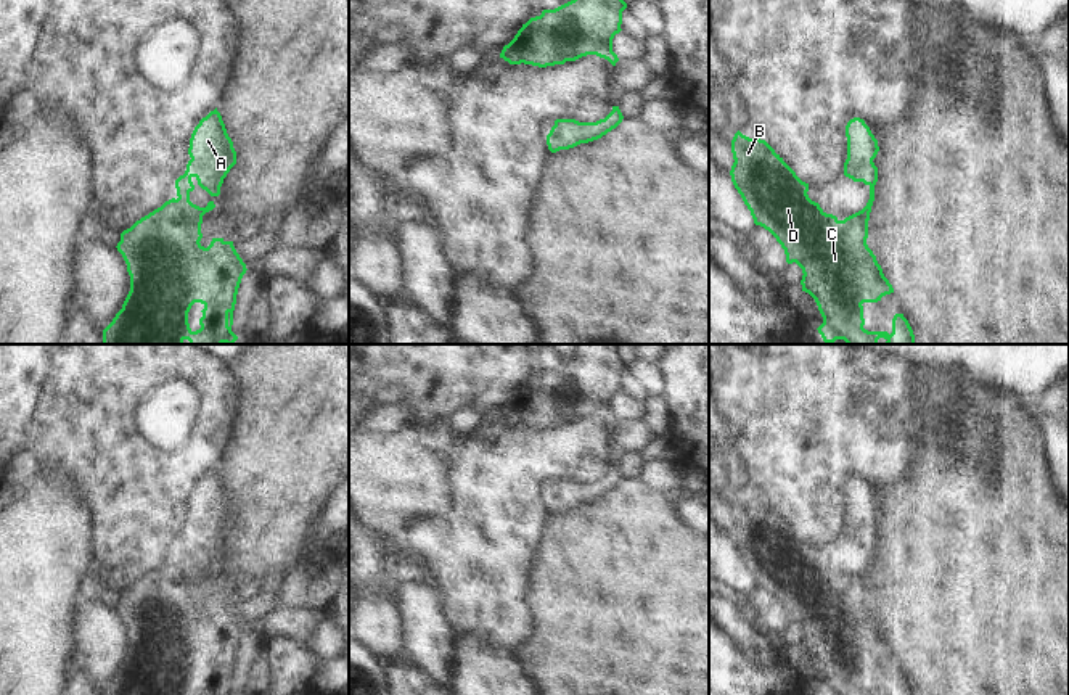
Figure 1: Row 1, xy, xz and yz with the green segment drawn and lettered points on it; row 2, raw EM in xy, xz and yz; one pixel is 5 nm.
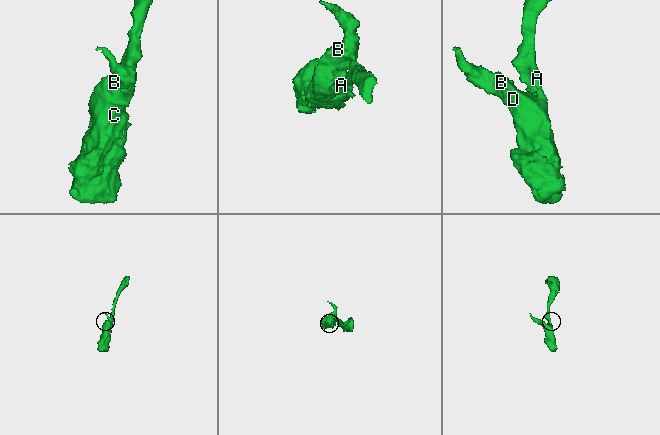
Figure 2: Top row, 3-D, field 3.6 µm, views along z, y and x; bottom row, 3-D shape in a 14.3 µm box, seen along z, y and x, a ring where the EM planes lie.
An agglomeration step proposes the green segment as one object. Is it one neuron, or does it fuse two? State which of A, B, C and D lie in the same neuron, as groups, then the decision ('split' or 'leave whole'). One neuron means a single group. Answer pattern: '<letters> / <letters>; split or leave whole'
A B C D; leave whole

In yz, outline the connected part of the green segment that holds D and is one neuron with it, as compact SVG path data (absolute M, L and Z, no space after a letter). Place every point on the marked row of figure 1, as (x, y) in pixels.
M860 117L847 122L846 137L847 159L844 162L844 175L868 185L870 199L862 211L844 220L826 214L818 203L809 198L809 183L802 182L765 140L749 138L739 130L731 140L735 159L730 171L731 182L751 211L754 224L776 238L784 249L788 264L796 262L802 269L802 291L809 293L818 306L823 323L817 330L825 343L844 339L847 344L879 344L878 339L884 338L883 344L916 344L913 330L903 314L894 315L891 335L863 328L862 304L878 302L883 296L894 293L894 288L866 245L868 220L878 182L878 167L873 162L879 151L878 140Z

